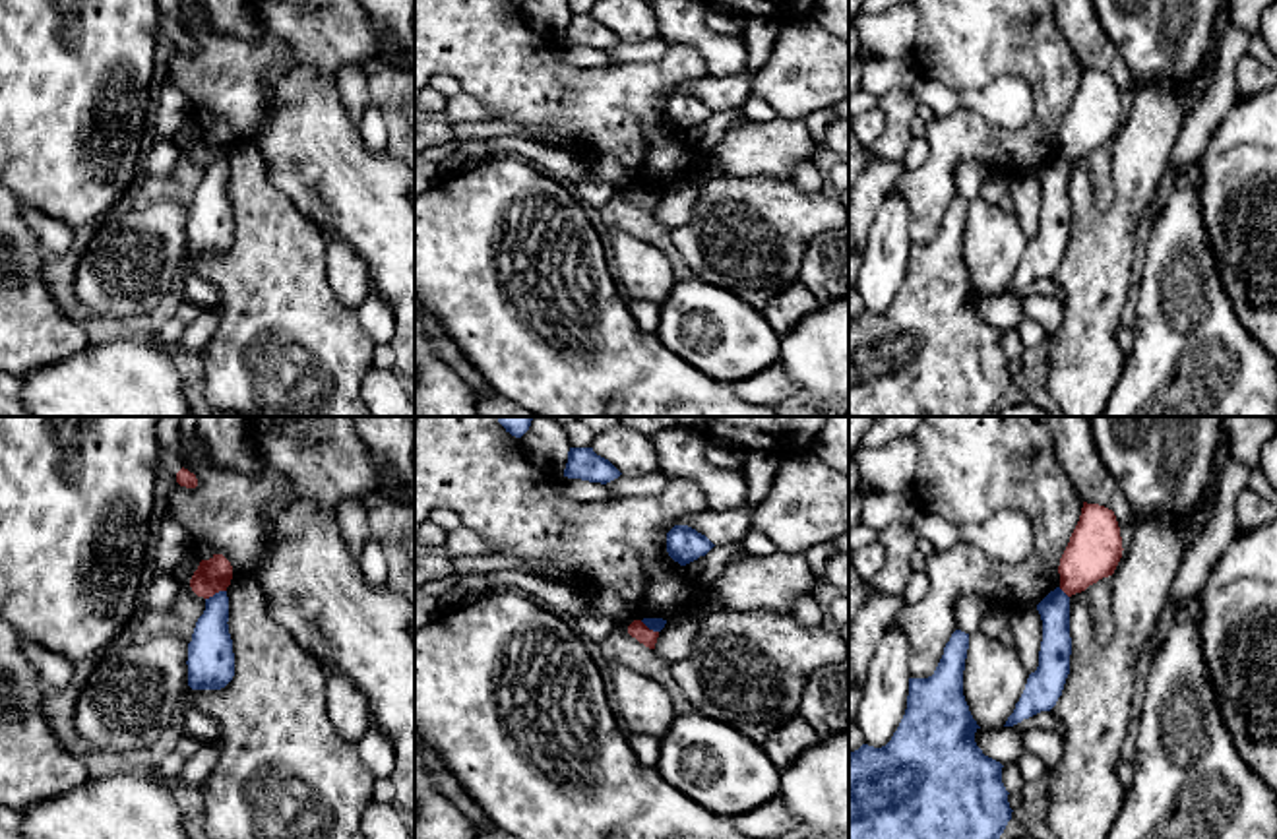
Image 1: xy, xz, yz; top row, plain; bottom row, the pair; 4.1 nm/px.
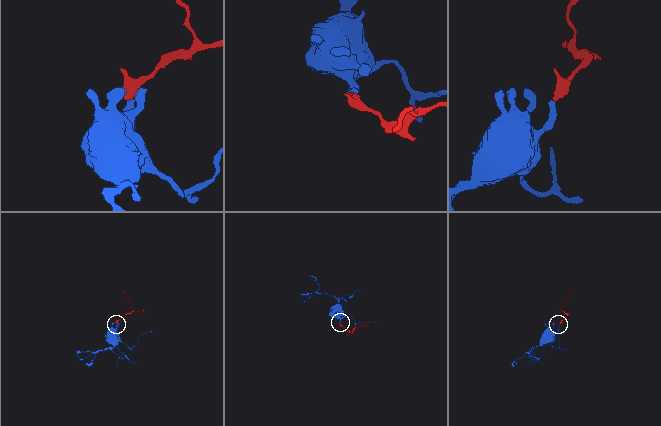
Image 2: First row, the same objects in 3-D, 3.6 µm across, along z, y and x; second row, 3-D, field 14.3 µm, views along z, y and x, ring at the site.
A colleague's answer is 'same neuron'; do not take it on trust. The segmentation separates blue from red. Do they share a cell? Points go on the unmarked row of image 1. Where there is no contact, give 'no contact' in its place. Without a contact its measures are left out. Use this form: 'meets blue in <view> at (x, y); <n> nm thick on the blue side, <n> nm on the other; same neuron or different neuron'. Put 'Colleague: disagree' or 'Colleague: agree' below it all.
meets blue in xy at (216, 159); 190 nm thick on the blue side, 140 nm on the other; different neuron
Colleague: disagree

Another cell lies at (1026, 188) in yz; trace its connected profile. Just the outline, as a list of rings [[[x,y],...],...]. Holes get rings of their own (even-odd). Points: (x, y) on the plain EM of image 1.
[[[1037,172],[1010,176],[1010,194],[1015,205],[1015,219],[1027,240],[1039,233],[1039,217],[1043,207],[1043,186]]]

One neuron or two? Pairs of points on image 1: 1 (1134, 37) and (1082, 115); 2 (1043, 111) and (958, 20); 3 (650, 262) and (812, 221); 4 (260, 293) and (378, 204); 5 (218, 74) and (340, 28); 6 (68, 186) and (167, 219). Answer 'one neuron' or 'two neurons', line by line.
1: two neurons
2: one neuron
3: two neurons
4: two neurons
5: one neuron
6: two neurons

